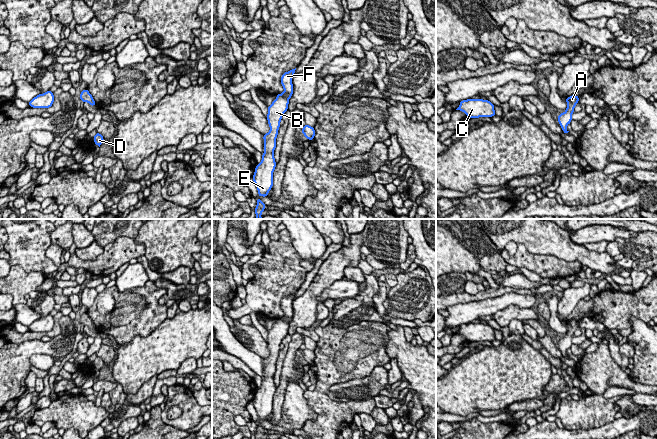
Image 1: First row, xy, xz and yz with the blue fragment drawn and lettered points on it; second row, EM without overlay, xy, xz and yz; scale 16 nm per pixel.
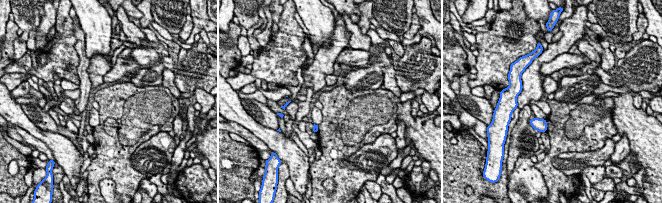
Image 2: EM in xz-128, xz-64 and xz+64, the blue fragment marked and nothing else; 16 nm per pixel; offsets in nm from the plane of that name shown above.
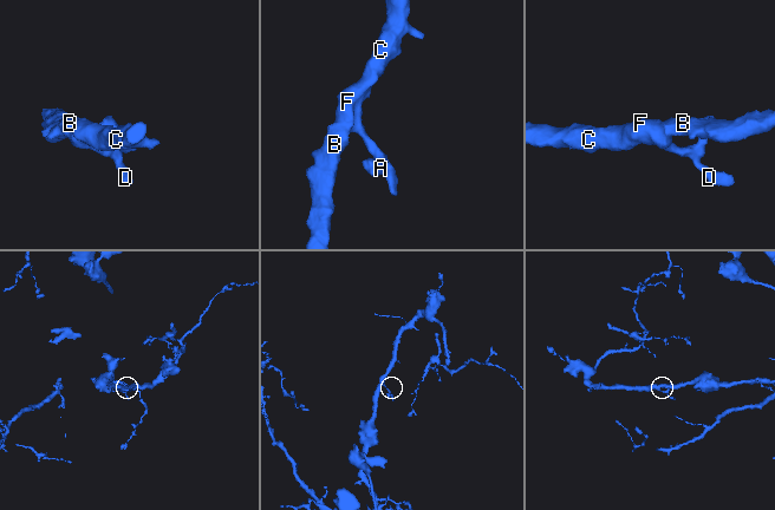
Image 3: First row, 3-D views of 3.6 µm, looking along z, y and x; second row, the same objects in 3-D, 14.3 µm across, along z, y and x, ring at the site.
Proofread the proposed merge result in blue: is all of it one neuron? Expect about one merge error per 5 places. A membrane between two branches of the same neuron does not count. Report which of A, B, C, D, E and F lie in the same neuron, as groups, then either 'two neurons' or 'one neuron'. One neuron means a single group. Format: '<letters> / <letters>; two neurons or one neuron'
A B C D E F; one neuron

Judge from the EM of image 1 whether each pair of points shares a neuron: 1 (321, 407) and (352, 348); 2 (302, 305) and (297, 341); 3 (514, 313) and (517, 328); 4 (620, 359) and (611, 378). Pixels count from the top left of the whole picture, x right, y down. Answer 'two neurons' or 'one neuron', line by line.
1: one neuron
2: two neurons
3: two neurons
4: two neurons

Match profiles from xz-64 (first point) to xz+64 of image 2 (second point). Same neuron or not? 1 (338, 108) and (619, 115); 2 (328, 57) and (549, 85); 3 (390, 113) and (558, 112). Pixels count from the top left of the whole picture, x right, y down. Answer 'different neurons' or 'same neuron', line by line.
1: different neurons
2: different neurons
3: same neuron

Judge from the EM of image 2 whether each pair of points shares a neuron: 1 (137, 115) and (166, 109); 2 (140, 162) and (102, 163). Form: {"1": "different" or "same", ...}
{"1": "same", "2": "different"}

